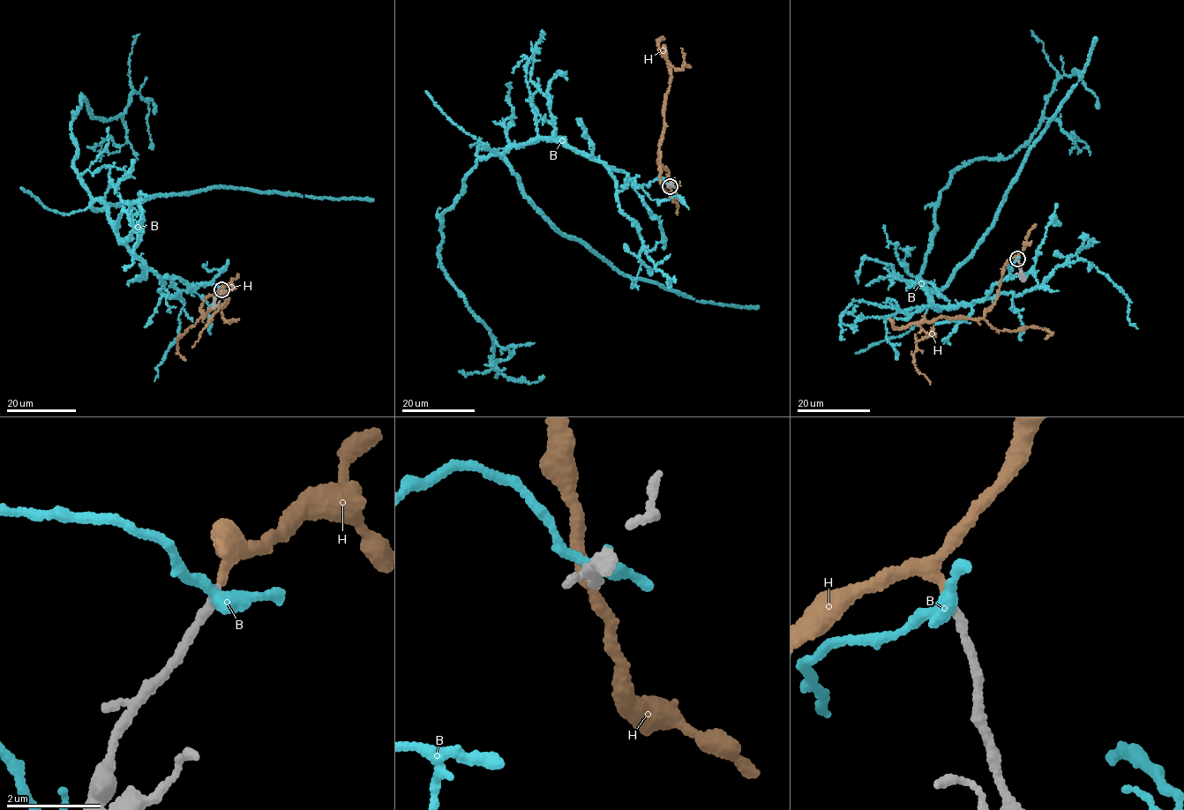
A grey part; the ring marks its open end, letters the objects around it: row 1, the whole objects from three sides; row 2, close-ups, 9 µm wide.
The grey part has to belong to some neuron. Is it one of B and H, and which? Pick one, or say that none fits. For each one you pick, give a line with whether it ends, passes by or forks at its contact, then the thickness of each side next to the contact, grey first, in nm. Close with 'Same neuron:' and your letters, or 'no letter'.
H: it passes by | 180/200 nm
Same neuron: H

